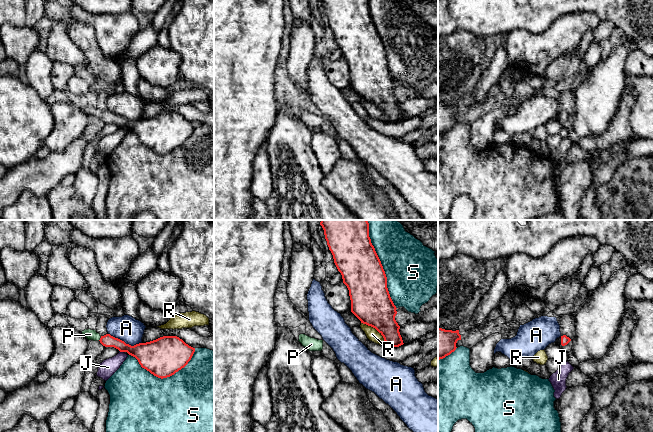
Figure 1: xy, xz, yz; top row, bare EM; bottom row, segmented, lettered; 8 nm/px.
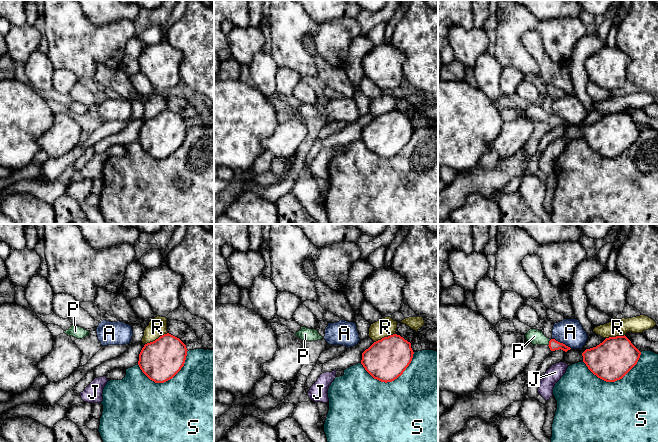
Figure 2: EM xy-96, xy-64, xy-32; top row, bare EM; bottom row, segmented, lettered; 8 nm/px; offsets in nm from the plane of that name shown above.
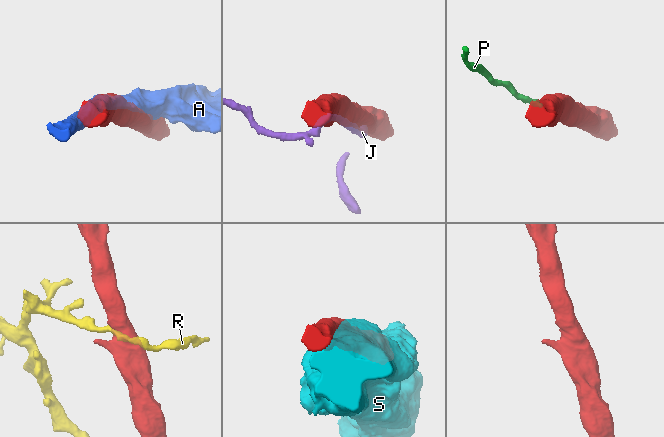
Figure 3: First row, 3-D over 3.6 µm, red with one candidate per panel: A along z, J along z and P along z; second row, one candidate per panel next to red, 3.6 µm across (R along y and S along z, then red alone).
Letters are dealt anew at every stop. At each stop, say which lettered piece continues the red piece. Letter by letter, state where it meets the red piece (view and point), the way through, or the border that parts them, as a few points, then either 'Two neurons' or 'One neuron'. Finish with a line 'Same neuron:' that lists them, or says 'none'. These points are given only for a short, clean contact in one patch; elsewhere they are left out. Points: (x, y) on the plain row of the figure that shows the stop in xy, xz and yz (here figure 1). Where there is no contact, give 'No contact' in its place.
A: Touches red at xy (124, 118). Two neurons
J: Touches red at xy (121, 127). Two neurons
P: Touches red at xy (100, 114). Path across: xy (107, 116), (100, 114), (90, 110). One neuron
R: Touches red at xz (376, 105). Boundary: xz (361, 98), (372, 102), (382, 112), (385, 120). Two neurons
S: Touches red at xz (382, 42). Two neurons
Same neuron: P

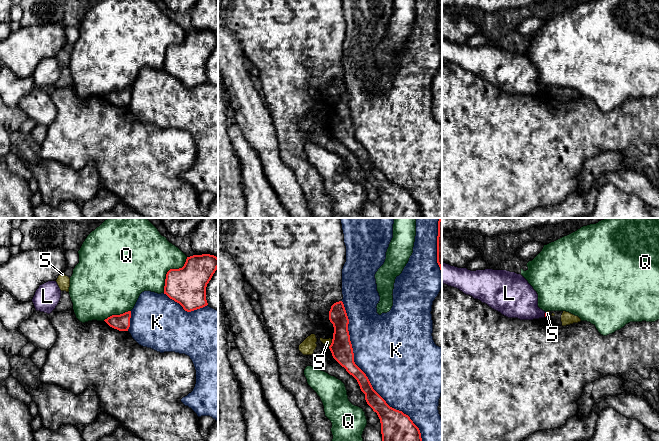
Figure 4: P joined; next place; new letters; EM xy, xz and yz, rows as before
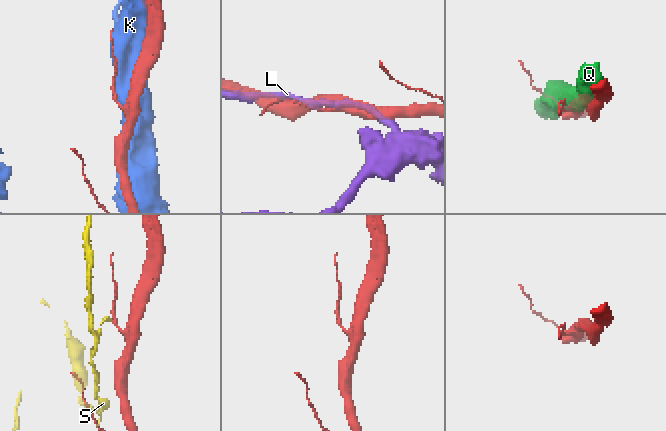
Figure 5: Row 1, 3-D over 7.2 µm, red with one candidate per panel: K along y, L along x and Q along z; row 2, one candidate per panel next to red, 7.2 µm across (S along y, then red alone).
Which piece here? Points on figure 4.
K: Touches red at xz (365, 151). Two neurons
L: Touches red at yz (545, 90). Two neurons
Q: Touches red at xy (169, 46). Two neurons
S: Touches red at xz (331, 119). Boundary: xz (332, 115), (329, 122). Two neurons
Same neuron: none

